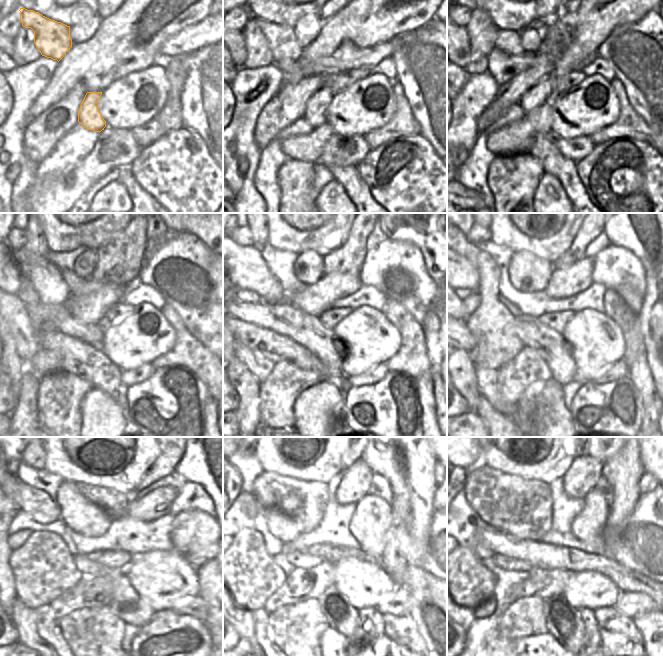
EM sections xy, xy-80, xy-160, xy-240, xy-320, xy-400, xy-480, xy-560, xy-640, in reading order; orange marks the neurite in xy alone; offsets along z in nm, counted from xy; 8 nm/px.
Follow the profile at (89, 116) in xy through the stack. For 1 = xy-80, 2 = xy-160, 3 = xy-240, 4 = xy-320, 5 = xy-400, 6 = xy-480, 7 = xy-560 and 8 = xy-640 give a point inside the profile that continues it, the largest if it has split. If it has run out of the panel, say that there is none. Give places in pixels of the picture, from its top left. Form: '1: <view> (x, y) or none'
1: xy-80 (316, 111)
2: xy-160 (536, 96)
3: xy-240 (88, 303)
4: xy-320 (315, 299)
5: xy-400 (564, 282)
6: xy-480 (135, 493)
7: xy-560 (355, 482)
8: xy-640 (581, 477)

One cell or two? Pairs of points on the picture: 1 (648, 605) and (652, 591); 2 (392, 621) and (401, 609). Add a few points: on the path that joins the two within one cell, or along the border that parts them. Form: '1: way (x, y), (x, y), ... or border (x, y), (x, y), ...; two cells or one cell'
1: border (627, 591), (644, 593), (652, 600); two cells
2: border (384, 613), (407, 616); two cells

